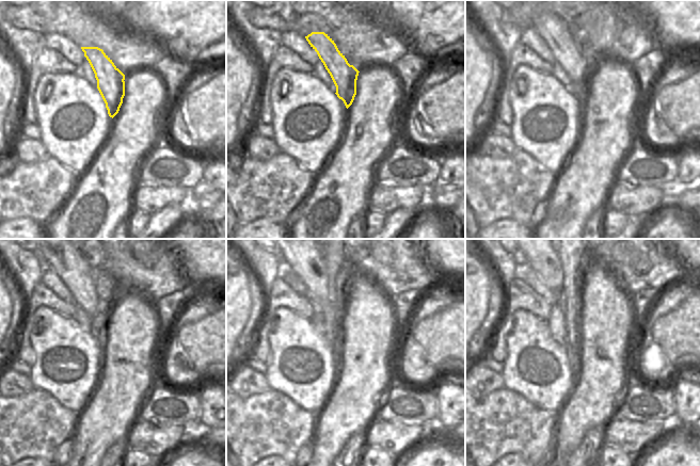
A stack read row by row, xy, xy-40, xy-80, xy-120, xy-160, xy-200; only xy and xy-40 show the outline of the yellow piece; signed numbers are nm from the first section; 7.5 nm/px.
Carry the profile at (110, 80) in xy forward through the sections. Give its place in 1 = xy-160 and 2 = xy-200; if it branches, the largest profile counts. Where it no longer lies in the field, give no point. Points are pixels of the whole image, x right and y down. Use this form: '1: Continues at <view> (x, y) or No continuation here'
1: Continues at xy-160 (306, 260)
2: Continues at xy-200 (544, 260)

